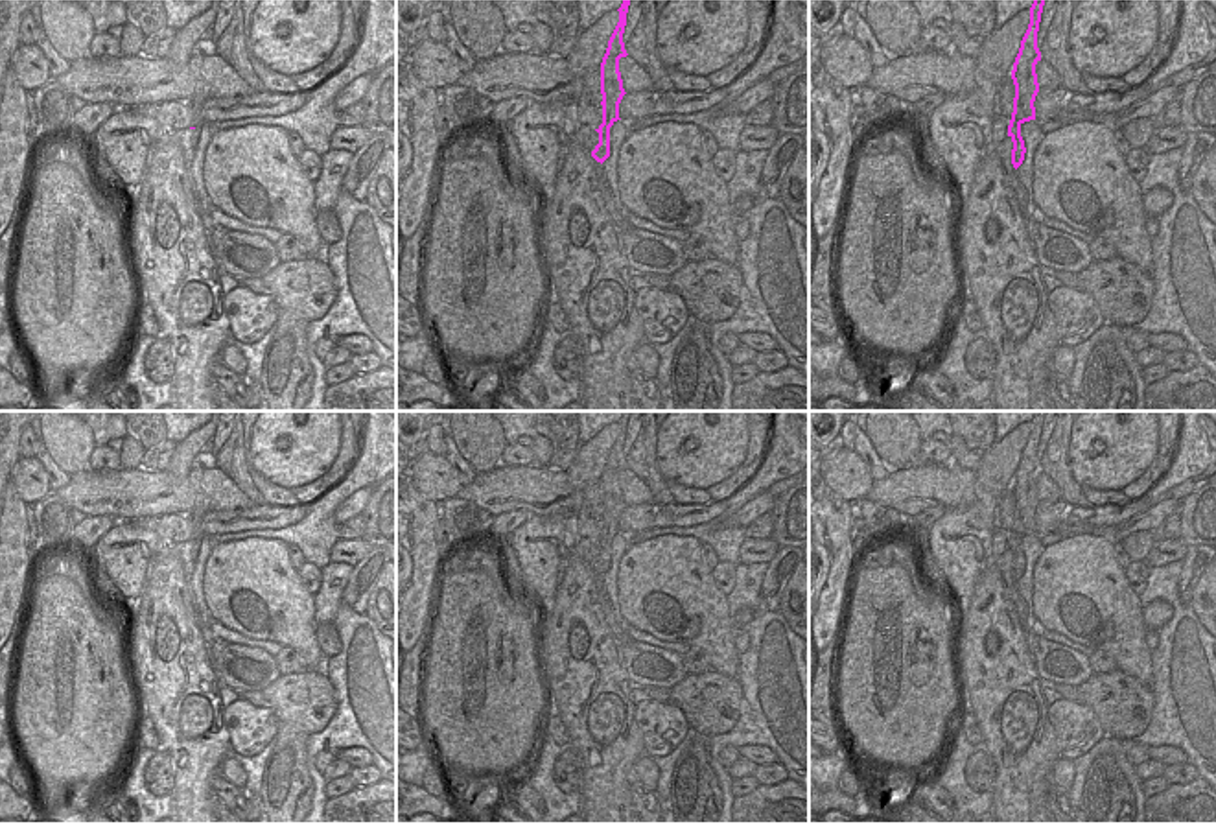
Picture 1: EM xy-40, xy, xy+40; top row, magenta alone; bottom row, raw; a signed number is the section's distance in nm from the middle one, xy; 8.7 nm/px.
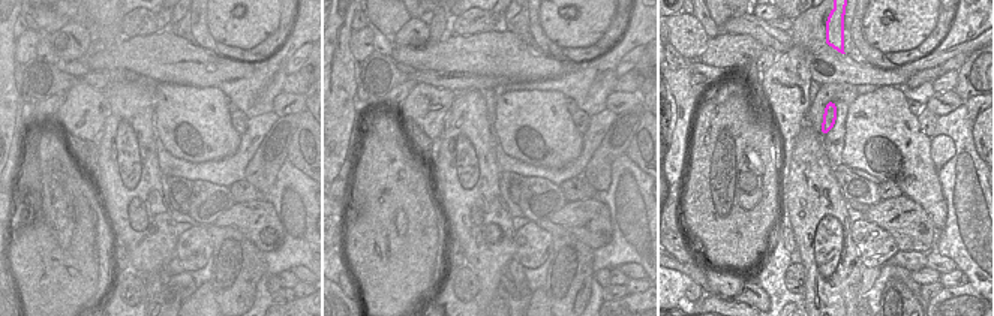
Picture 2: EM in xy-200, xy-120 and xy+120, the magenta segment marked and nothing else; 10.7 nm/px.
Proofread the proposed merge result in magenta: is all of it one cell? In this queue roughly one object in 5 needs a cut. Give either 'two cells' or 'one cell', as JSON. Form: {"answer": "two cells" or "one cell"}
{"answer": "one cell"}

